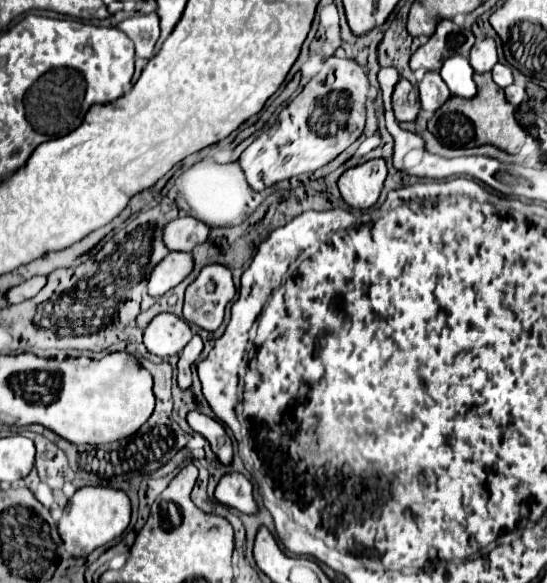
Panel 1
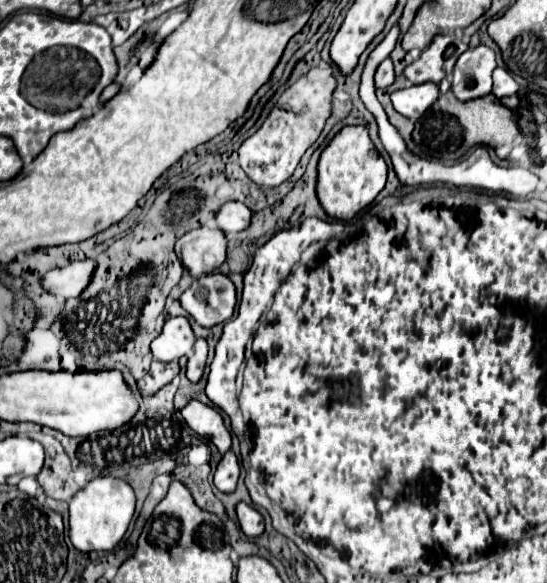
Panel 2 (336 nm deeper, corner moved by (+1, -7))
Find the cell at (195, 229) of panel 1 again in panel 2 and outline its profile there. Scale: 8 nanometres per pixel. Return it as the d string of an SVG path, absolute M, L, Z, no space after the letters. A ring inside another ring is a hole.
M226 202L216 216L216 224L218 224L218 228L222 228L222 232L236 234L250 226L252 214L254 212L248 206L244 206L242 202Z

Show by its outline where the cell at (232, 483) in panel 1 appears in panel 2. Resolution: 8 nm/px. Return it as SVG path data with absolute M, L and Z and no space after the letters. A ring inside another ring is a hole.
M226 452L216 468L214 474L214 484L220 492L234 492L236 490L236 482L238 482L238 474L240 474L240 466L238 466L238 458L234 452Z

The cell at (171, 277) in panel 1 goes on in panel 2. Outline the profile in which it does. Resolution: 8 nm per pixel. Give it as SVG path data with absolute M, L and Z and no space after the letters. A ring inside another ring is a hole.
M196 228L176 242L176 254L192 276L214 272L226 260L226 234L220 228Z

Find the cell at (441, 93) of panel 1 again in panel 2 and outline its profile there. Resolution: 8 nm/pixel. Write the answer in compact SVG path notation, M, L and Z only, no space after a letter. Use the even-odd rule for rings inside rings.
M418 84L404 90L396 90L392 94L392 106L396 112L410 120L418 120L434 100L438 100L438 86L436 84Z

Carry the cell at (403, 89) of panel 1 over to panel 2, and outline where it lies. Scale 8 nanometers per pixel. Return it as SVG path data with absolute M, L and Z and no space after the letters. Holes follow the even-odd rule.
M386 58L376 70L376 88L386 88L394 82L394 66L392 60Z

